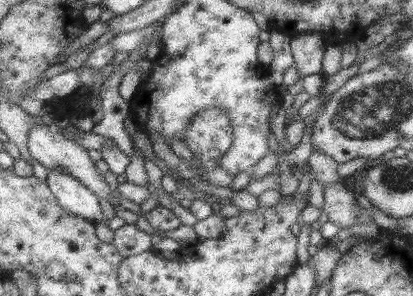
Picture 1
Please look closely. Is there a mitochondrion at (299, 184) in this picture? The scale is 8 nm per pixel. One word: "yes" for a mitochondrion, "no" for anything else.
no

